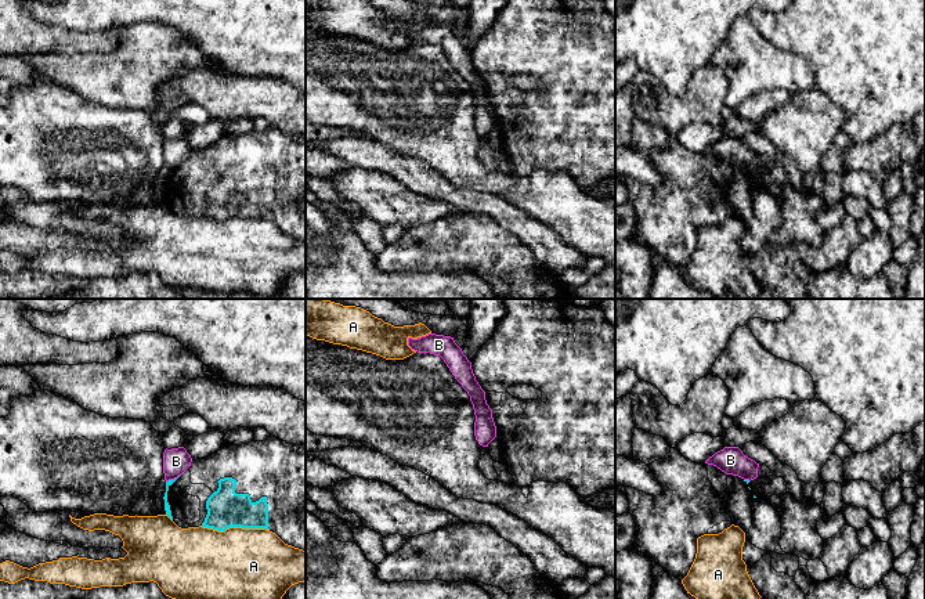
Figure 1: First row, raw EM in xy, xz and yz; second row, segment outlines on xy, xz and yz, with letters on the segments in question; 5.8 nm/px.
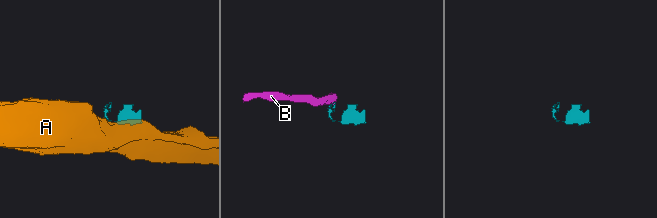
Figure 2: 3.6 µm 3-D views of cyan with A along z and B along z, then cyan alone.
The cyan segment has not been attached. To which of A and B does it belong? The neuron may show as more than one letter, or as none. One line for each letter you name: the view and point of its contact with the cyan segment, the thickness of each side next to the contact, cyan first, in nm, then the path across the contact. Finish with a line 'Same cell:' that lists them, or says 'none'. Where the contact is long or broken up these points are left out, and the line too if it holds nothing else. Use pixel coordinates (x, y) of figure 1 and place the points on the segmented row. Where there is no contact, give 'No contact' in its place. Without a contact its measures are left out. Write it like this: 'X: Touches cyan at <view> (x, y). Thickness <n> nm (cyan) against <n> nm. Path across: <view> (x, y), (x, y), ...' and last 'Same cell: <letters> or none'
Same cell: none

